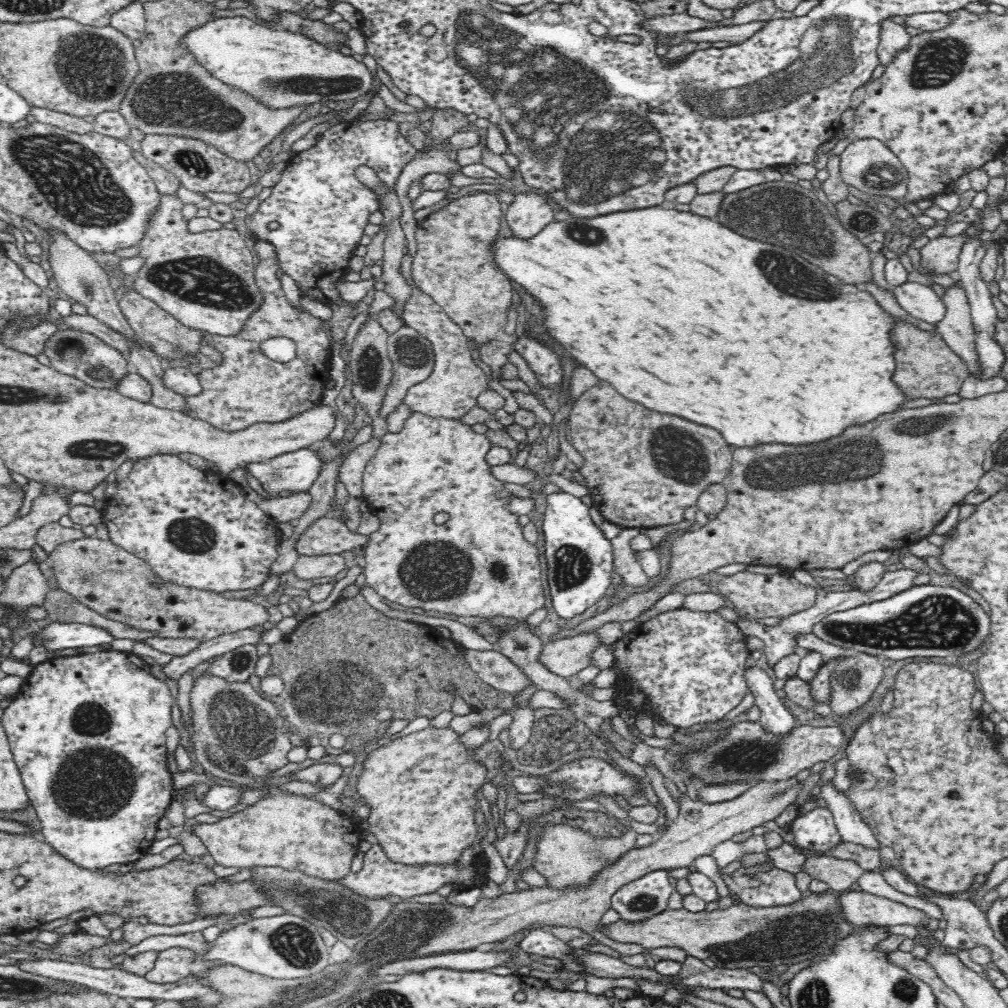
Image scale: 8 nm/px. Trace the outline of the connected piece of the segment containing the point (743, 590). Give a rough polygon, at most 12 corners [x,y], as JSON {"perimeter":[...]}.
{"perimeter":[[782,572],[725,576],[718,590],[750,620],[814,606],[818,591]]}

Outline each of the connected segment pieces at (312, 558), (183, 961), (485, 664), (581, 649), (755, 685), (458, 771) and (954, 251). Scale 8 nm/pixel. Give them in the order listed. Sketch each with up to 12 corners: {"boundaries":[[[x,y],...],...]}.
{"boundaries":[[[339,554],[300,555],[298,578],[340,577],[346,571]],[[174,946],[158,953],[150,982],[166,984],[190,975],[199,953]],[[465,649],[470,668],[514,695],[531,680],[500,650]],[[597,629],[545,644],[543,665],[562,678],[590,666]],[[763,662],[744,668],[760,710],[759,723],[774,734],[796,726],[780,686]],[[450,727],[373,750],[358,794],[400,865],[459,860],[486,769]],[[965,233],[930,239],[921,263],[936,274],[955,276]]]}

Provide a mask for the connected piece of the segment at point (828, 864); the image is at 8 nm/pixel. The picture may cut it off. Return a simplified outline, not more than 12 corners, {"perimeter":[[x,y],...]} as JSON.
{"perimeter":[[808,856],[802,871],[832,892],[855,888],[865,870],[852,860]]}

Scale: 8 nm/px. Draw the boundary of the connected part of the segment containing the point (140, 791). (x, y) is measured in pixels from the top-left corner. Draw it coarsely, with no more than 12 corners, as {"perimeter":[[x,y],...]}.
{"perimeter":[[133,652],[33,667],[1,724],[39,837],[148,853],[176,697]]}

